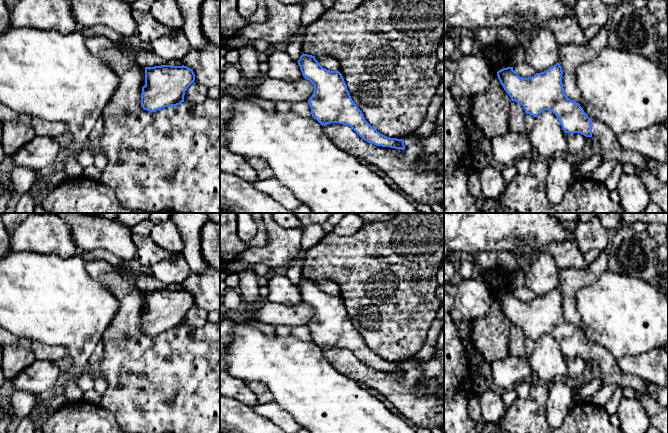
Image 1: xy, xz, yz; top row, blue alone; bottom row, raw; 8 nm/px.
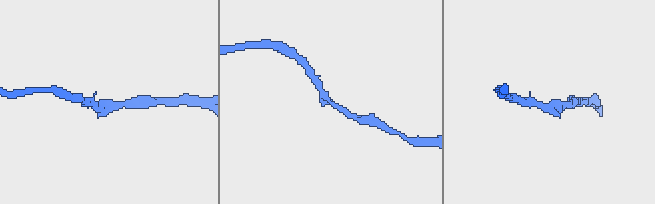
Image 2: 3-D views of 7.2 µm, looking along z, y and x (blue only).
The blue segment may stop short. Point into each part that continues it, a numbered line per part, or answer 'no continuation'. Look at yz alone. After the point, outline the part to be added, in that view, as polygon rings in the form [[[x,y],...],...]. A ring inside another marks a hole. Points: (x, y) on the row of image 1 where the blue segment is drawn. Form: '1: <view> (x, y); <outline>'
1: yz (606, 142); [[[592,121],[592,139],[603,161],[615,160],[620,163],[631,163],[636,170],[648,169],[646,158],[640,153],[621,147],[617,135],[600,121]]]

